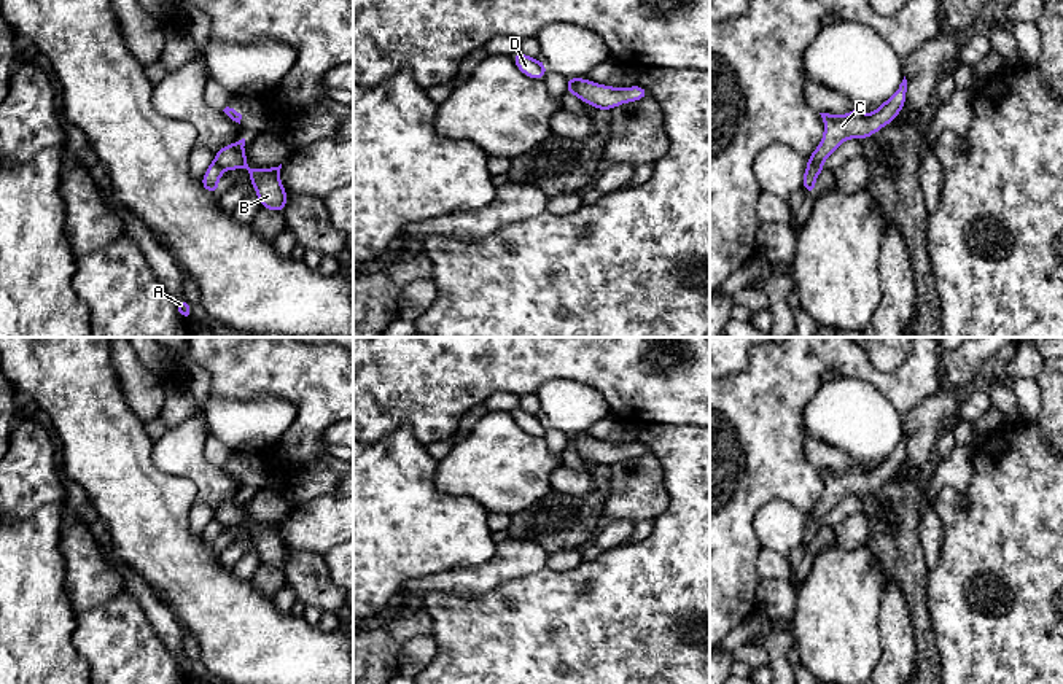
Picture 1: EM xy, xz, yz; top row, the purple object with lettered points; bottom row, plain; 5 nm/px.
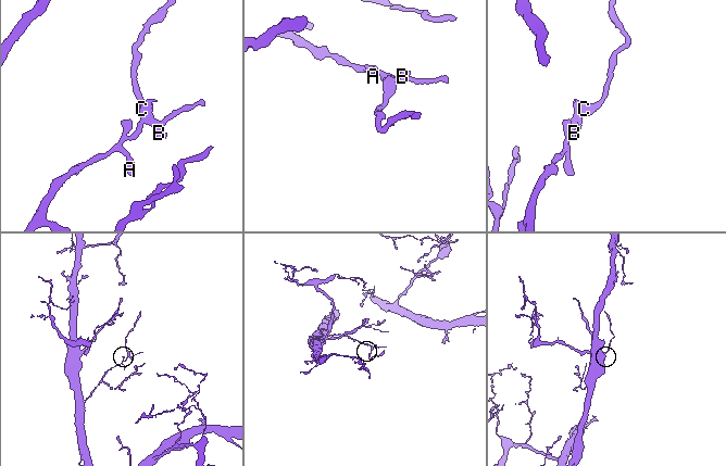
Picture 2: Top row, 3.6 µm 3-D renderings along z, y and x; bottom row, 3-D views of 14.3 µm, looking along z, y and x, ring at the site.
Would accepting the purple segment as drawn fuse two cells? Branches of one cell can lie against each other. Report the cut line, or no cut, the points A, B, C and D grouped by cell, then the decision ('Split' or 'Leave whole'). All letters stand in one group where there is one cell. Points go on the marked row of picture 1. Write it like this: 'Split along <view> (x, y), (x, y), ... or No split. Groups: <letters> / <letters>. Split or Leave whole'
Split along yz (809, 161), (821, 164). Groups: A D / B C. Split

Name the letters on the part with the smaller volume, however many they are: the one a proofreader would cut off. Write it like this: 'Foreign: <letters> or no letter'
Foreign: B, C

